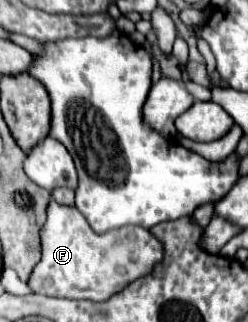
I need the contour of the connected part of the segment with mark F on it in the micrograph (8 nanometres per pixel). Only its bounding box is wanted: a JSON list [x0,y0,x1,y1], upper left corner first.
[28,198,164,302]

